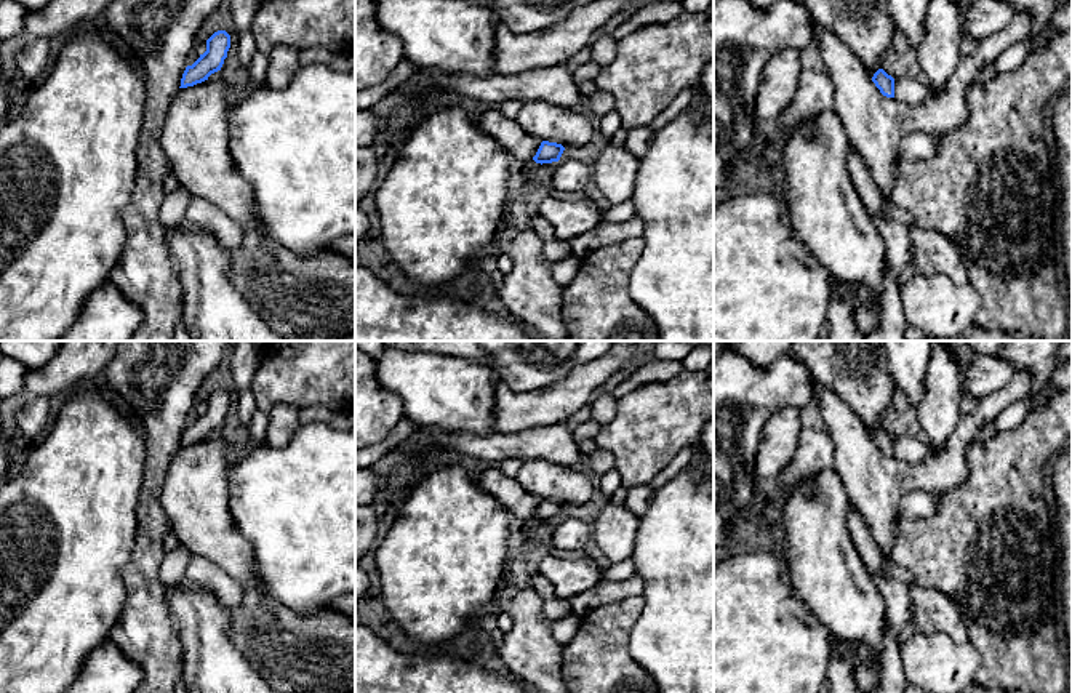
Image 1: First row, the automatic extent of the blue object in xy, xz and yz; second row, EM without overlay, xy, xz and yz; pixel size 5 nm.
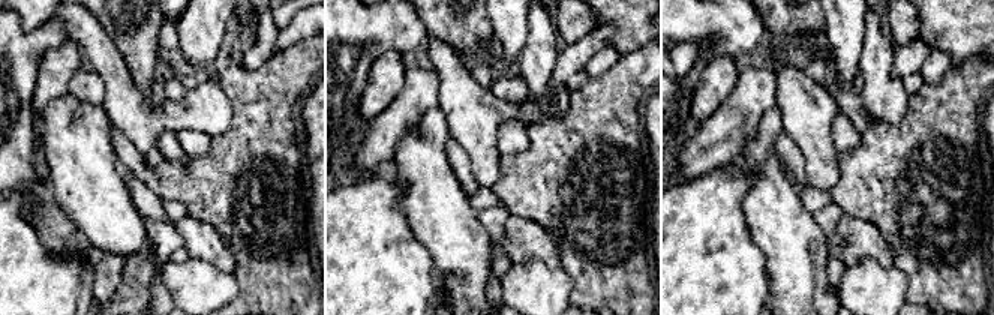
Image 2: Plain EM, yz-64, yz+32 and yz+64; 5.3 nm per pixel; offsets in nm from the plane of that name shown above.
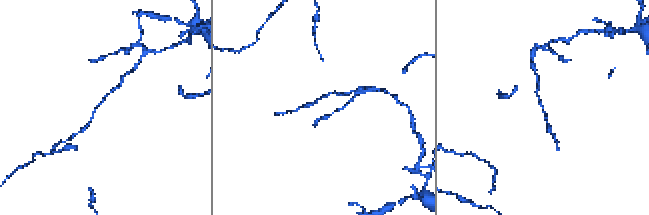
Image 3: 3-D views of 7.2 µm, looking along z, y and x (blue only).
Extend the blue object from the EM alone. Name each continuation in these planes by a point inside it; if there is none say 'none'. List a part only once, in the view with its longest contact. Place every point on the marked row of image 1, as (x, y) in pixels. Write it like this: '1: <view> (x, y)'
none

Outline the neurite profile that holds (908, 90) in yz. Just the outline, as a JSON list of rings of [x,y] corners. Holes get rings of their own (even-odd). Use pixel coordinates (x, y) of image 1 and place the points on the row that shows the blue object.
[[[901,77],[894,80],[894,99],[906,104],[922,104],[930,88],[922,78]]]

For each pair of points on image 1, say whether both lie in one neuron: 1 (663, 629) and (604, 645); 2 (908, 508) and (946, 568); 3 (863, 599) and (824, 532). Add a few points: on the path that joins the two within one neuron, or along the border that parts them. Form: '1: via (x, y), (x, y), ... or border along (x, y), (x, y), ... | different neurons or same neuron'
1: border along (644, 604), (629, 636), (629, 655), (647, 672) | different neurons
2: border along (935, 496), (935, 512), (932, 516), (906, 519) | different neurons
3: via (847, 583), (824, 560), (824, 548) | same neuron

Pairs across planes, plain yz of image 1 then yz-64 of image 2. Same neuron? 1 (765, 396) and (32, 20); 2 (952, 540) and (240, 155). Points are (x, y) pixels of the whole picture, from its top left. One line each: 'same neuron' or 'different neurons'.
1: different neurons
2: same neuron

